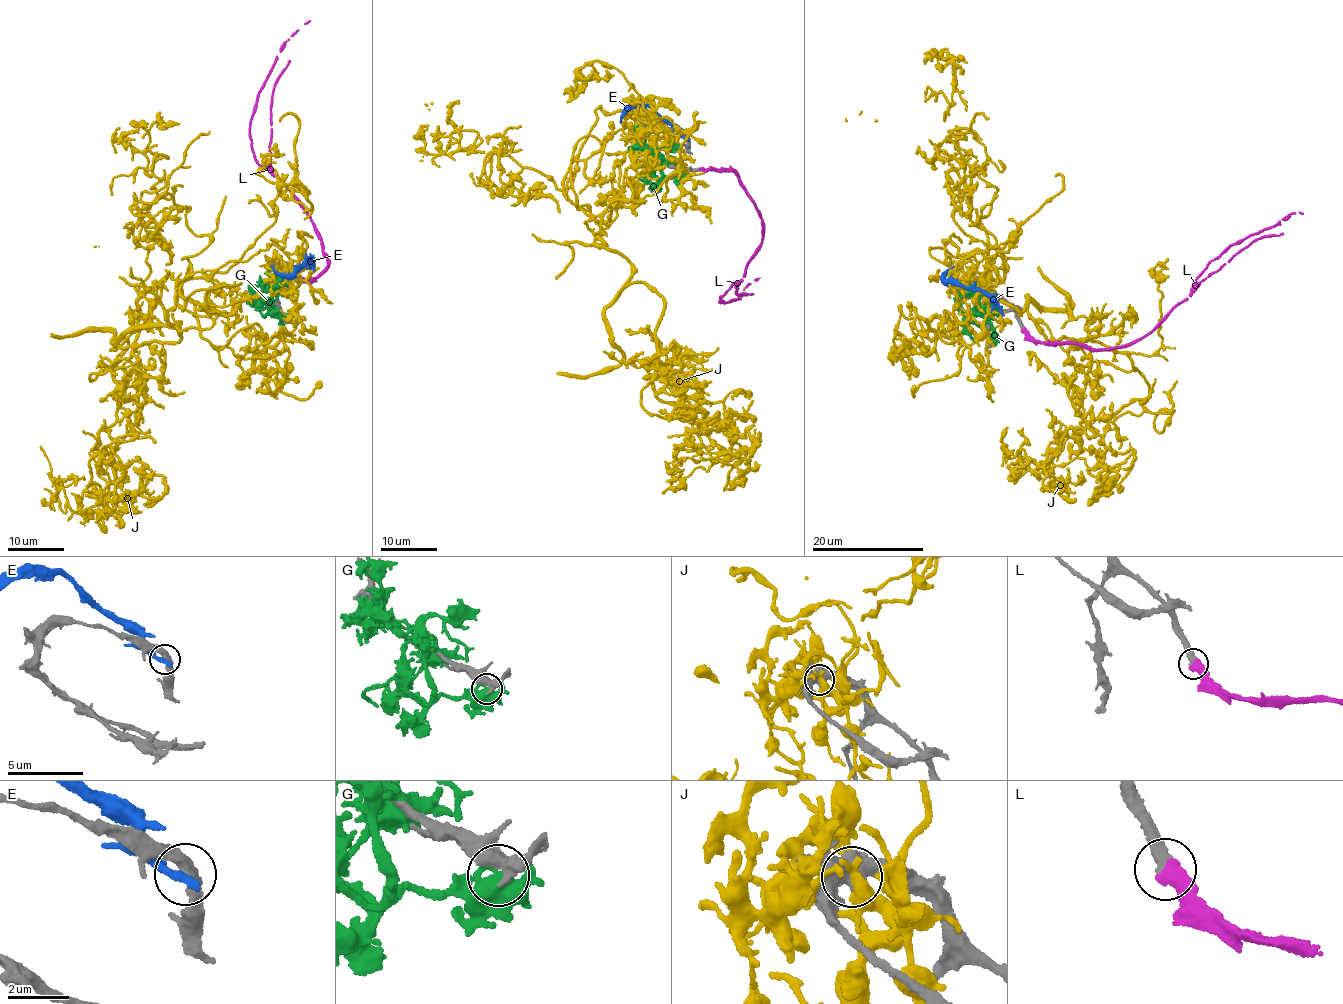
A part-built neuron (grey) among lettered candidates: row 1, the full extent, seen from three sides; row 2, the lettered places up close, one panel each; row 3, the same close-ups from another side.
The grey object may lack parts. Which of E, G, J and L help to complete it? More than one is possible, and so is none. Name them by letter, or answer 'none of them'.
L

